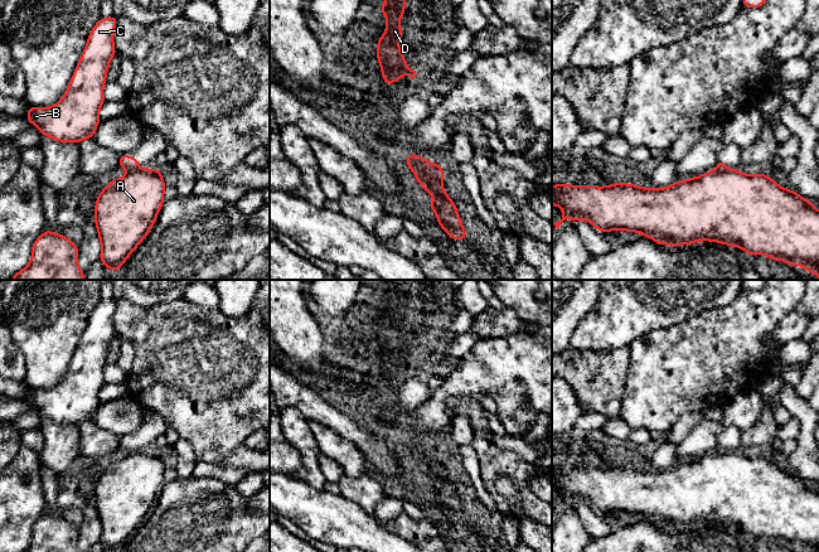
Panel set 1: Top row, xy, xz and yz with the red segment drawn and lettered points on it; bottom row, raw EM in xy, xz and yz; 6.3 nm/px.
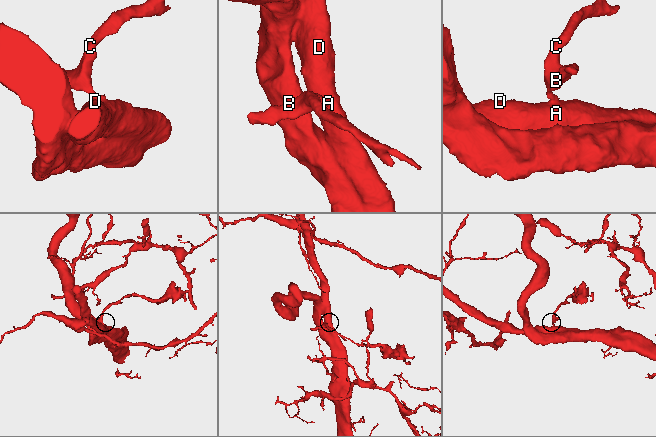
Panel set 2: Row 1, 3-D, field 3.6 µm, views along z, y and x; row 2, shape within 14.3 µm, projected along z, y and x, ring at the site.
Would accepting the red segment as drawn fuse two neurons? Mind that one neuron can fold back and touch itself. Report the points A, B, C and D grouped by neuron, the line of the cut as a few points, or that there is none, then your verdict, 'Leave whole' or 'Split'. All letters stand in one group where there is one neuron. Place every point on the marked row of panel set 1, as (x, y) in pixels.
Groups: A D / B C. Split along xy (140, 169), (130, 172). Split

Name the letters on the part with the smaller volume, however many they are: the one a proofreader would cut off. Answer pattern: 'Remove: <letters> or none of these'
Remove: B, C

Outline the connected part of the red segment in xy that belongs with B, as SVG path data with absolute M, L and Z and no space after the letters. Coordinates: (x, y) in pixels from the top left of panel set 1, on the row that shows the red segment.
M115 15L100 18L92 28L68 88L58 103L50 107L29 106L26 121L37 126L42 135L59 142L81 142L86 139L93 139L94 131L101 122L98 112L106 101L103 97L103 86L106 83L108 64L112 57L117 54L113 44L113 32L117 19Z

